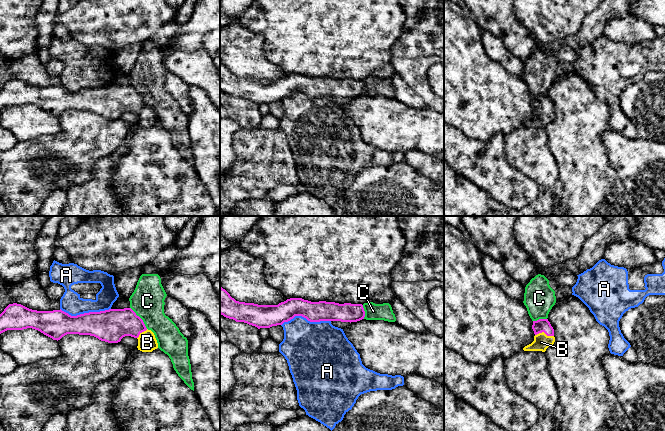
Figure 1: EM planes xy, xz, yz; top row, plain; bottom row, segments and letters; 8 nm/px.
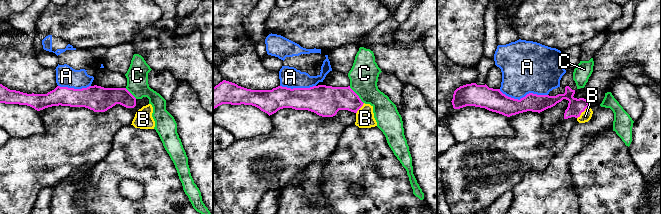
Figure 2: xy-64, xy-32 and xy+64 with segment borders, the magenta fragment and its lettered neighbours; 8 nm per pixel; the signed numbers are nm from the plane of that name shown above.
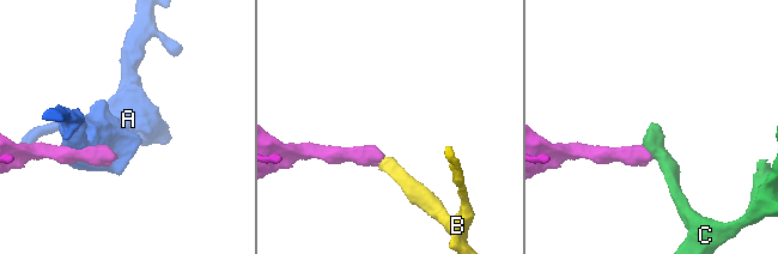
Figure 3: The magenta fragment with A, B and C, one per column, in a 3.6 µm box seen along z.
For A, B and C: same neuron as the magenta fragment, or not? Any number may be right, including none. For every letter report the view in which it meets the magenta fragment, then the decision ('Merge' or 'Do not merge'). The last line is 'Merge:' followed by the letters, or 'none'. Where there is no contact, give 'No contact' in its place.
A: Touches magenta in xy. Do not merge
B: Touches magenta in yz. Merge
C: Touches magenta in xy. Do not merge
Merge: B

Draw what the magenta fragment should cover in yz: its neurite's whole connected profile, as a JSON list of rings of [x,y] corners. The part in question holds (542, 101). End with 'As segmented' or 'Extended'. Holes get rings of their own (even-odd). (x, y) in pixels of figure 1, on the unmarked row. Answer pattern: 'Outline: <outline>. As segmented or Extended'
Outline: [[[548,95],[533,97],[534,117],[523,124],[524,127],[545,128],[548,123],[554,120],[554,105]]]. Extended

